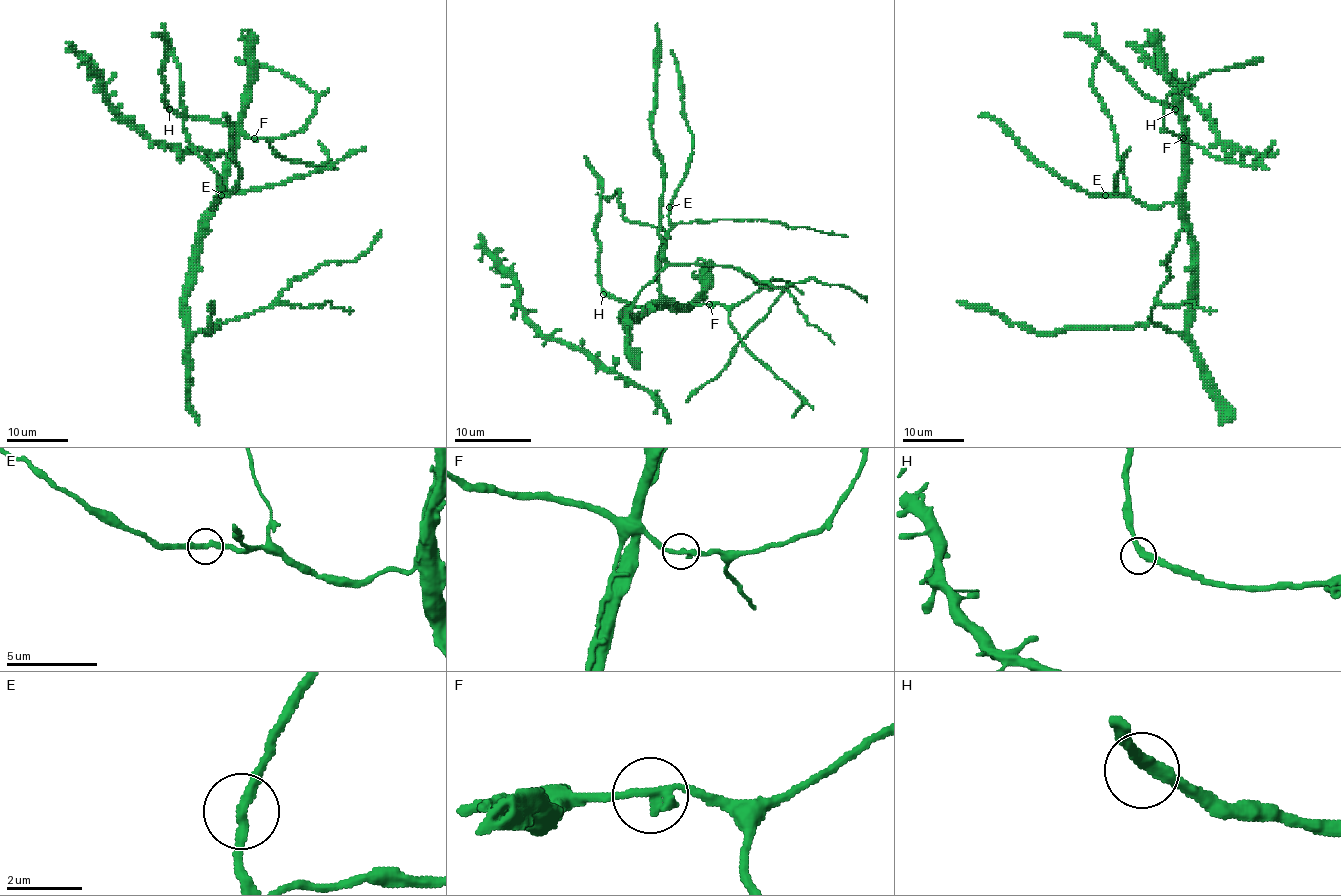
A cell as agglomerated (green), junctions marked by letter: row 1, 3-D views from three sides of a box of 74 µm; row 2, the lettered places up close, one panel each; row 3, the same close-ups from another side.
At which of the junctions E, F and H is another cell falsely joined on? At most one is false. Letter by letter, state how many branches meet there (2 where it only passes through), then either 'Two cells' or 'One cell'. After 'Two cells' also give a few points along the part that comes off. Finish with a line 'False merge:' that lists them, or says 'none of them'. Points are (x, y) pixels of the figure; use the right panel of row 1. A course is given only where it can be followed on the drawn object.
E: Branches: 2. One cell
F: Branches: 2. One cell
H: Branches: 2. One cell
False merge: none of them

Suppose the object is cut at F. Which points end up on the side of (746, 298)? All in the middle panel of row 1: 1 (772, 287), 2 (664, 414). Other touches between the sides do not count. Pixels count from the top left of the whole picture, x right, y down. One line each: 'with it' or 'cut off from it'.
1: cut off from it
2: cut off from it

